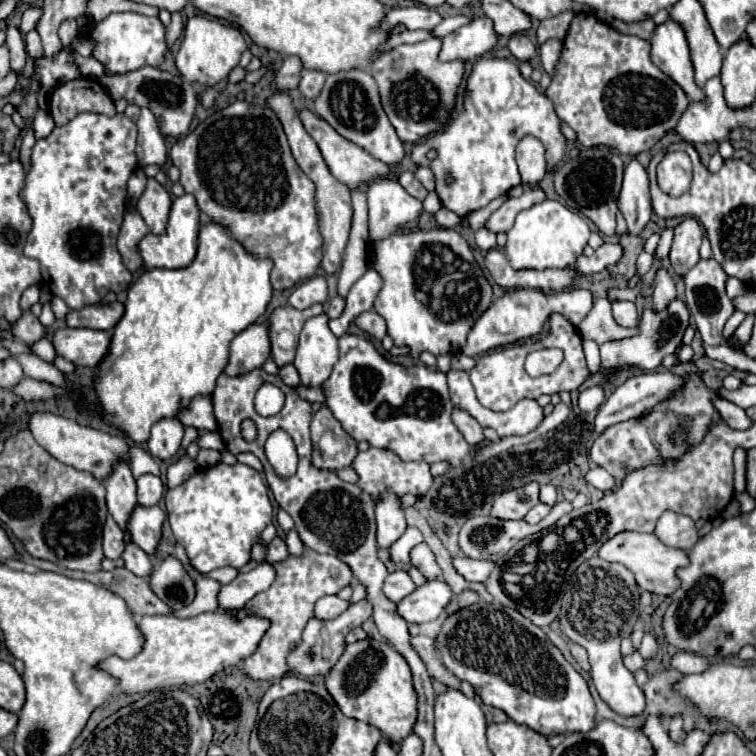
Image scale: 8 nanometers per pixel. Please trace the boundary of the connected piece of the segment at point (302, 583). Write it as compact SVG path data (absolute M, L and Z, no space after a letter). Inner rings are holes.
M305 550L303 556L289 556L287 560L273 564L277 578L271 584L269 590L259 592L243 610L237 610L235 614L243 618L245 614L259 614L271 620L269 630L265 632L259 648L253 656L243 660L243 672L251 680L277 680L287 674L287 654L301 642L301 632L307 624L307 620L313 616L313 604L327 594L337 594L343 586L349 586L353 580L351 568L341 562L337 556L329 554L317 554L313 550Z

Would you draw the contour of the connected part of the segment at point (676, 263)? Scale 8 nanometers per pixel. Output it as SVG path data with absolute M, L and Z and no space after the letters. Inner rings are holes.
M687 216L681 224L675 226L675 236L673 236L669 258L677 274L685 276L685 272L689 272L699 262L701 238L703 238L703 228L691 216Z

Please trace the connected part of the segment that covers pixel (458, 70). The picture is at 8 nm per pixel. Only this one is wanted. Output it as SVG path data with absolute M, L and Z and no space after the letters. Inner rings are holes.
M429 38L417 44L401 44L381 54L369 66L369 72L373 74L379 86L383 110L389 116L393 128L397 130L397 136L407 144L415 144L423 136L441 130L455 104L455 94L461 84L465 64L461 60L439 62L439 50L439 38Z

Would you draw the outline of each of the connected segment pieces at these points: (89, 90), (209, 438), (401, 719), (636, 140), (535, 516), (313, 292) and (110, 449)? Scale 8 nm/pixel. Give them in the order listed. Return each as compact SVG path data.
M77 78L71 82L59 84L51 92L49 112L57 126L67 124L81 112L99 112L107 116L117 114L111 96L93 78Z
M201 432L197 438L197 444L201 448L213 448L213 450L223 450L225 444L217 432Z
M359 640L347 644L343 656L325 678L325 688L345 716L363 720L381 730L389 740L405 738L417 718L417 694L405 658L387 642Z
M575 14L563 40L557 72L545 90L545 96L553 102L557 116L575 130L577 140L583 146L609 146L625 156L637 156L641 152L649 152L665 132L675 128L679 116L689 104L689 98L681 86L677 86L651 62L649 50L651 44L647 40L621 34L611 24L599 20L595 14Z
M541 502L541 504L537 504L537 506L535 506L527 516L525 516L525 520L527 520L529 524L537 524L537 522L539 522L539 520L543 520L549 512L551 512L551 506Z
M313 276L301 282L289 296L289 304L293 308L307 308L311 304L327 302L327 282L323 276Z
M33 412L33 416L29 416L29 430L33 434L33 438L57 460L61 460L63 464L69 464L77 470L87 470L91 472L95 478L105 480L113 468L113 464L119 458L127 458L127 442L123 438L111 436L107 432L95 430L91 426L83 426L77 424L71 418L63 418L51 412Z

